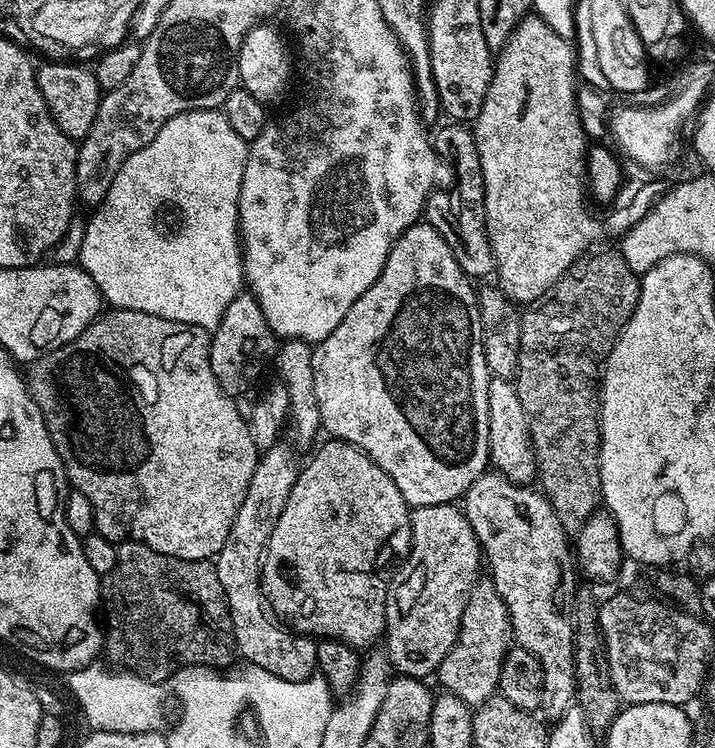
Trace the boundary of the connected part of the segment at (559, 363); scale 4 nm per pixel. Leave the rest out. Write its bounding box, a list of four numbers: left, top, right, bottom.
[514,251,640,534]

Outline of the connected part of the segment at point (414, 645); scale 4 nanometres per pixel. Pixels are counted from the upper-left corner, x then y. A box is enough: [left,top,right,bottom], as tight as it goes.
[386,503,482,678]

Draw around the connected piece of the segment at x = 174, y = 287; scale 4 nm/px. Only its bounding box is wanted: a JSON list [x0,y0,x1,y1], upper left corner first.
[80,108,249,330]

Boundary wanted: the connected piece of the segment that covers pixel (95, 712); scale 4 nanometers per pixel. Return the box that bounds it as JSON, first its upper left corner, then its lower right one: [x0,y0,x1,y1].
[66,666,160,732]

